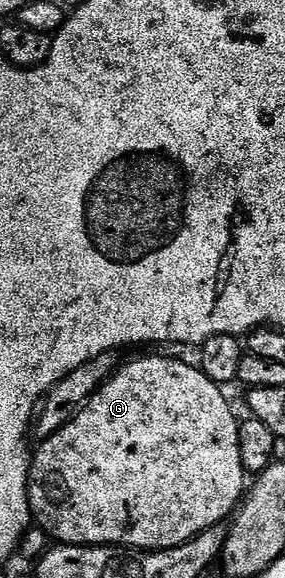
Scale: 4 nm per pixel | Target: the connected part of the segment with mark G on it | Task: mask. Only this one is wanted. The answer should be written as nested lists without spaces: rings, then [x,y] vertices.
[[[155,354],[152,358],[135,358],[132,362],[124,361],[119,369],[92,394],[91,399],[82,406],[73,420],[66,422],[53,436],[38,443],[39,451],[37,449],[34,451],[31,471],[27,473],[27,499],[31,505],[32,519],[45,533],[52,534],[55,537],[54,541],[59,544],[117,546],[130,548],[135,552],[168,550],[185,544],[201,532],[212,530],[214,526],[226,523],[244,497],[245,475],[239,447],[240,419],[235,418],[226,396],[223,395],[223,390],[224,387],[220,383],[209,380],[209,376],[205,376],[198,365],[190,366],[189,363],[182,362],[179,358],[162,358],[161,355]]]

